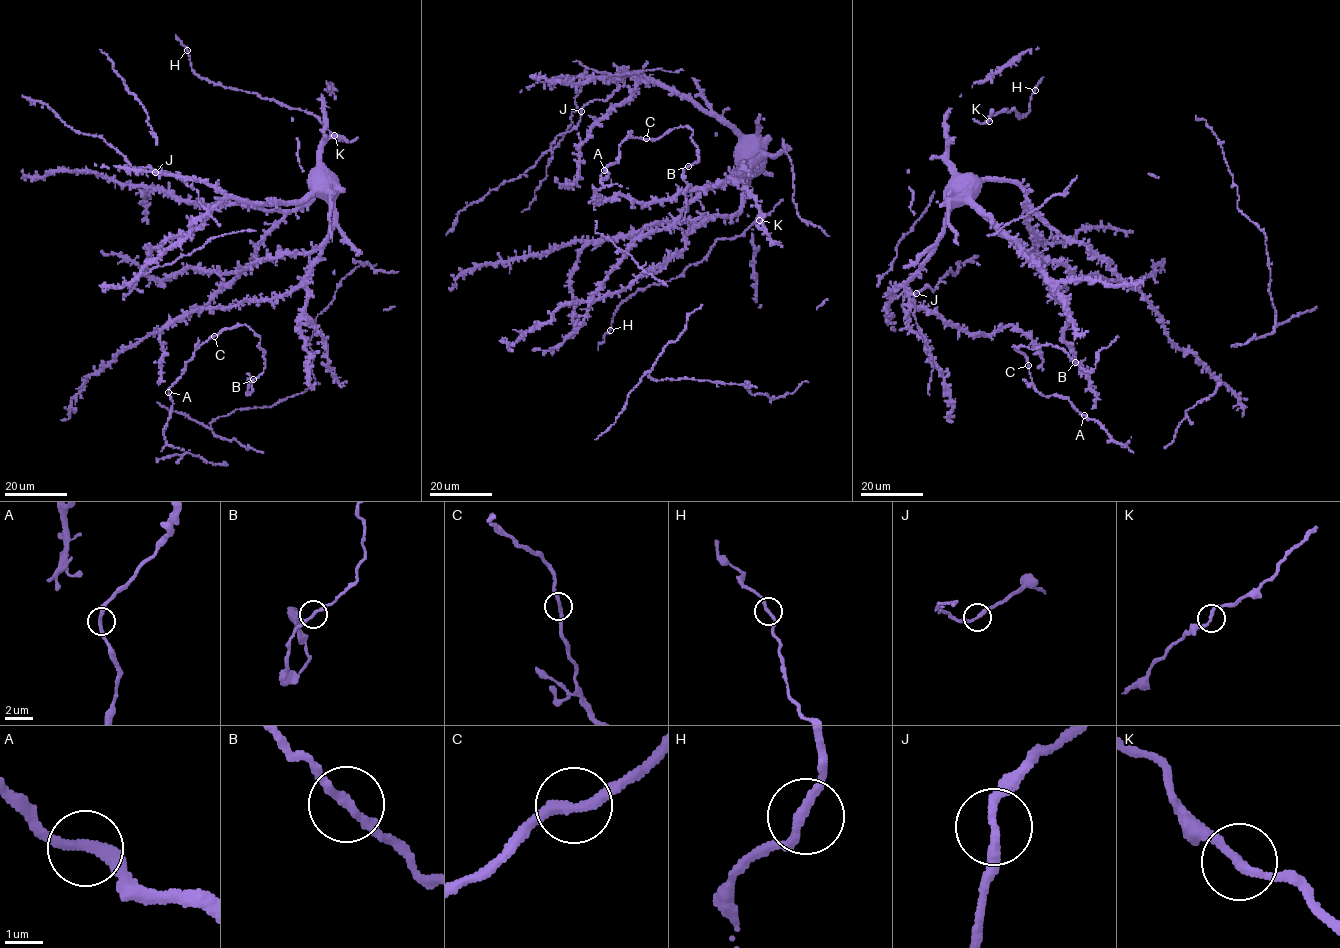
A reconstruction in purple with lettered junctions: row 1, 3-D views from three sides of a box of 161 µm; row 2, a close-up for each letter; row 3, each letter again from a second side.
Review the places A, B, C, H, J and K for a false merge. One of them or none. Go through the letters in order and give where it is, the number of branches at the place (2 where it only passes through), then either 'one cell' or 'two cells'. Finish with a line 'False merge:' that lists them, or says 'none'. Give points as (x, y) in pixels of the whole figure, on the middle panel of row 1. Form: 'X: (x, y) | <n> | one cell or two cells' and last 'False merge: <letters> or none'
A: (604, 170) | 2 | one cell
B: (688, 166) | 2 | one cell
C: (646, 138) | 2 | one cell
H: (610, 330) | 2 | one cell
J: (581, 111) | 2 | one cell
K: (759, 220) | 2 | one cell
False merge: none

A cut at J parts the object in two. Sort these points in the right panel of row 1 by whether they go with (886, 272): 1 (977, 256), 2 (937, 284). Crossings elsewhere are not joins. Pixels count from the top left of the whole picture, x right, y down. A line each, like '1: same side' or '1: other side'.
1: other side
2: other side

